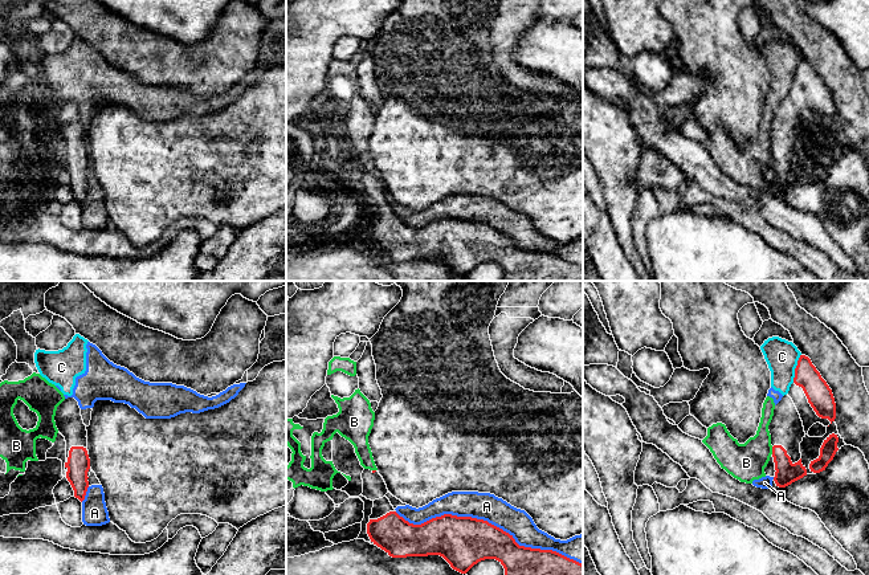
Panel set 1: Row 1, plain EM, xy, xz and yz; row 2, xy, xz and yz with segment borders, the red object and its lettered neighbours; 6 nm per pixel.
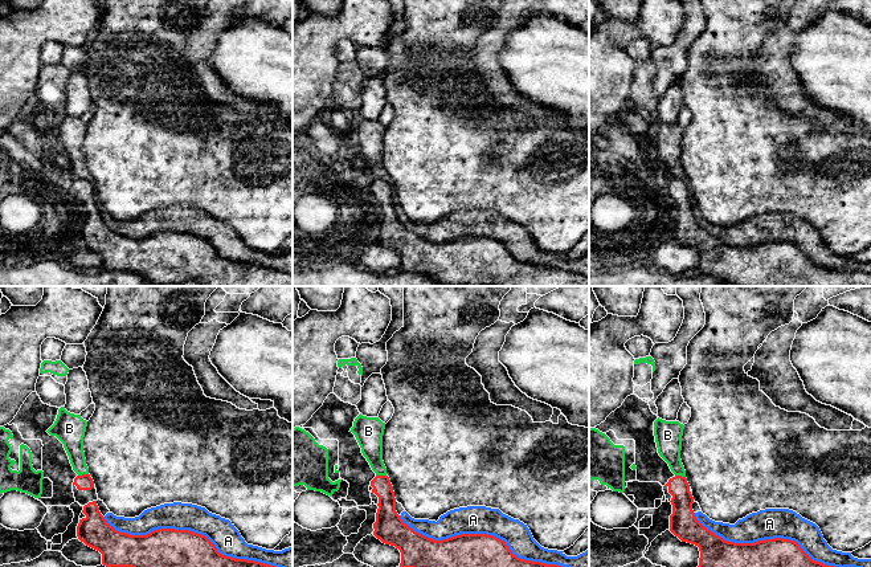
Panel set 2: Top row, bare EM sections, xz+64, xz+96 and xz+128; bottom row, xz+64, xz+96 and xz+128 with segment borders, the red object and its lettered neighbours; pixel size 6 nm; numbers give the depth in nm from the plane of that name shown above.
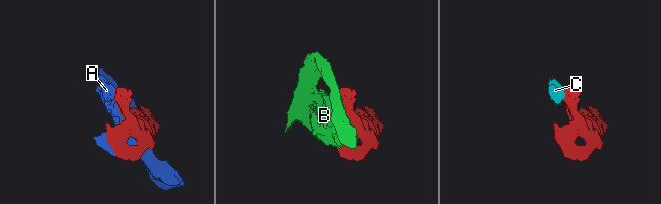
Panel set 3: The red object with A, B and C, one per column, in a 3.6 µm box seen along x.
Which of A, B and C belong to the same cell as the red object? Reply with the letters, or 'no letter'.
no letter

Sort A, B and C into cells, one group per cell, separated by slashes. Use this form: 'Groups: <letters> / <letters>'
Groups: A B C

